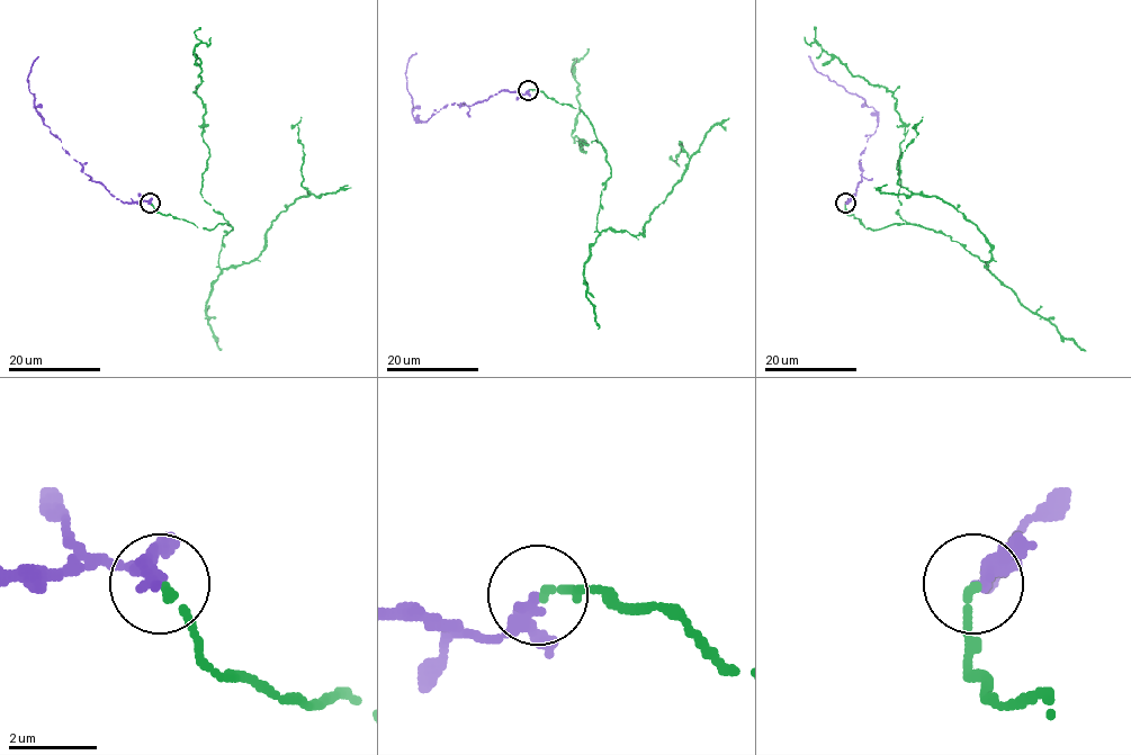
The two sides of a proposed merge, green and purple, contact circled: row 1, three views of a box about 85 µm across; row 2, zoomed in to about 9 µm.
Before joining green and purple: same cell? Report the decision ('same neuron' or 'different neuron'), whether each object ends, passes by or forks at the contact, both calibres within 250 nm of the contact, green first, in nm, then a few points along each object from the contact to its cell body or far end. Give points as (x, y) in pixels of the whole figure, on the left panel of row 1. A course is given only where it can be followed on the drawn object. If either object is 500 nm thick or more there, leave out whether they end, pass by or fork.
same neuron; green ends; purple passes by; calibres 200 and 260 nm; course green (151, 203), (197, 227), (227, 222), (218, 267), (250, 262), (276, 217), (312, 194), (301, 186), (301, 117); course purple (150, 203), (123, 201), (92, 181), (62, 149), (61, 138), (33, 107), (27, 77), (37, 56)

